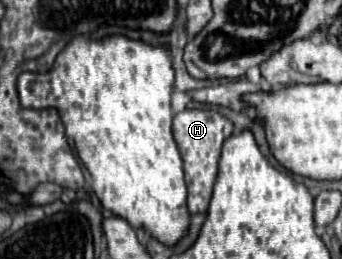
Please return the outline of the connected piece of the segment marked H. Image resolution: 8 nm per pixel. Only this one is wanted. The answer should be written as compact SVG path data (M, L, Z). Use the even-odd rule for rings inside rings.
M184 109L174 117L174 139L178 143L182 161L184 161L184 175L188 185L188 211L194 213L206 213L212 197L212 187L218 175L218 161L220 161L220 149L224 141L232 135L232 123L230 119L222 117L216 111L208 109Z

